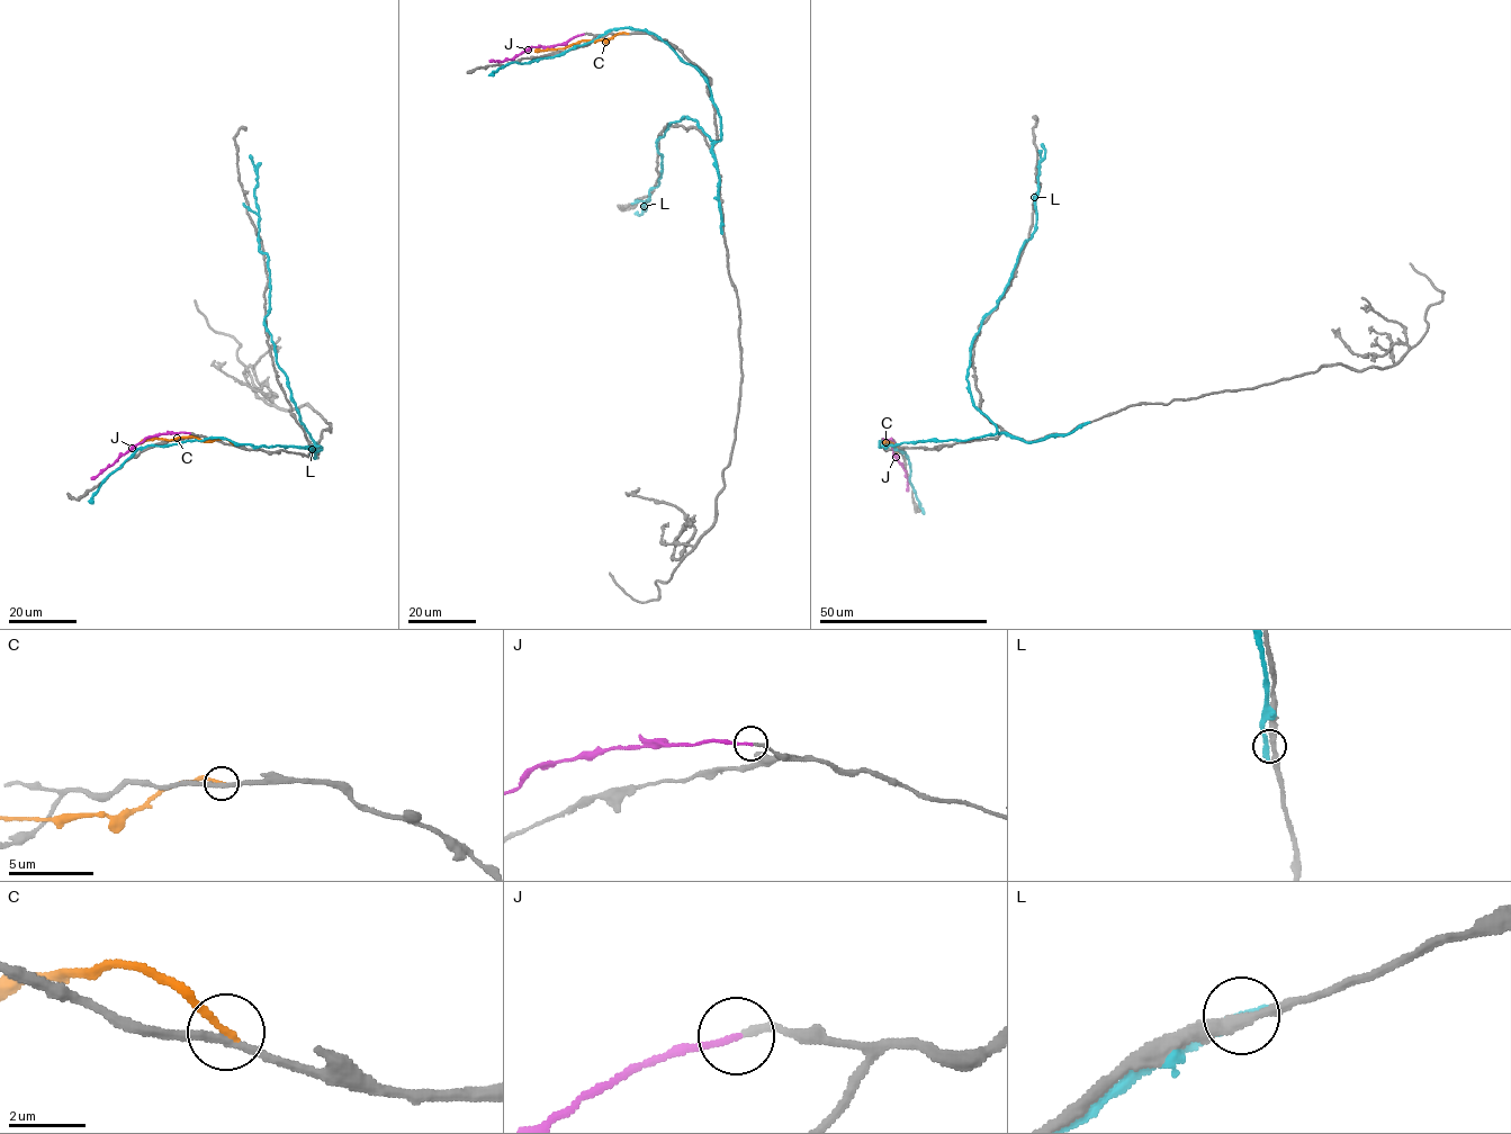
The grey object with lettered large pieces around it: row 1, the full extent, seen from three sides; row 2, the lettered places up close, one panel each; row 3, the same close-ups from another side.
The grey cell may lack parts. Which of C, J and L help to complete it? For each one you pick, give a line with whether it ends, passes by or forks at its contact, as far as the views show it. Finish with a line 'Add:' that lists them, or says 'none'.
J: It ends there
Add: J

